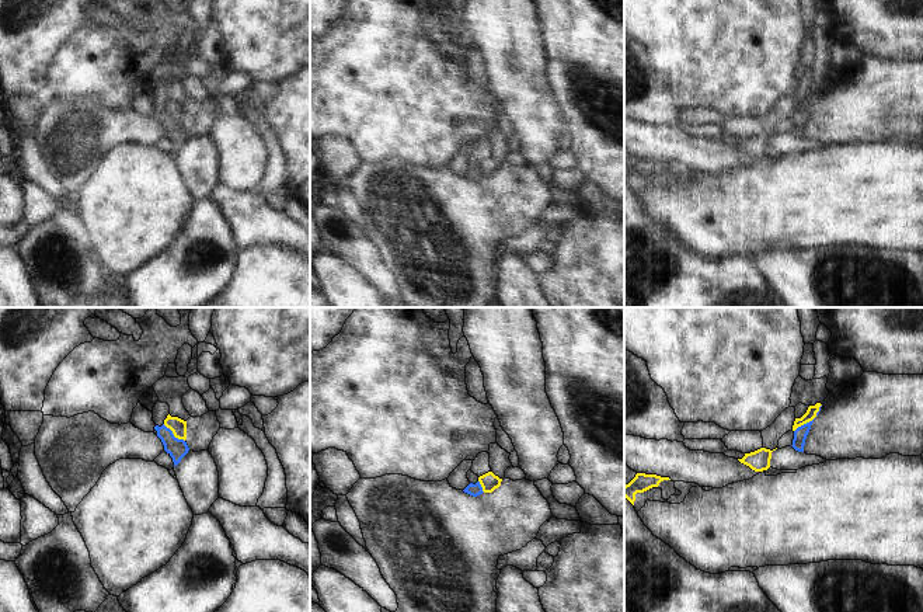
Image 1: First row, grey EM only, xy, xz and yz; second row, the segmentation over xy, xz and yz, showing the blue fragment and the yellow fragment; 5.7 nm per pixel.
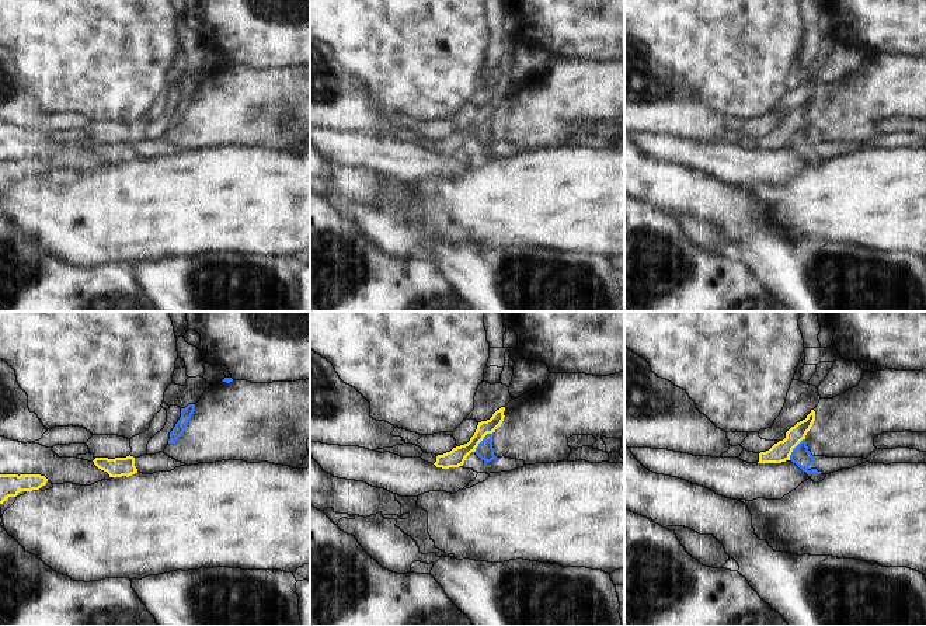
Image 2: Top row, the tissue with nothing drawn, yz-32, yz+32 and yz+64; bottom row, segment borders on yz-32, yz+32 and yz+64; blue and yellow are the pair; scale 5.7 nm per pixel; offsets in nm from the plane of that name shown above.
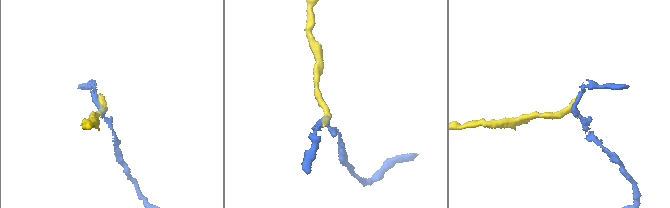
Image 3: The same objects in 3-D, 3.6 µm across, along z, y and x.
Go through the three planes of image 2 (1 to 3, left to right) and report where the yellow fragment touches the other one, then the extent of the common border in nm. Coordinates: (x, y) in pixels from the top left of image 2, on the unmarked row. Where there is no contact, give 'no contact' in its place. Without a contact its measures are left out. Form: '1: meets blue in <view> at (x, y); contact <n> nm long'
1: no contact
2: meets blue in yz+32 at (483, 125); contact 160 nm long
3: meets blue in yz+64 at (793, 135); contact 160 nm long

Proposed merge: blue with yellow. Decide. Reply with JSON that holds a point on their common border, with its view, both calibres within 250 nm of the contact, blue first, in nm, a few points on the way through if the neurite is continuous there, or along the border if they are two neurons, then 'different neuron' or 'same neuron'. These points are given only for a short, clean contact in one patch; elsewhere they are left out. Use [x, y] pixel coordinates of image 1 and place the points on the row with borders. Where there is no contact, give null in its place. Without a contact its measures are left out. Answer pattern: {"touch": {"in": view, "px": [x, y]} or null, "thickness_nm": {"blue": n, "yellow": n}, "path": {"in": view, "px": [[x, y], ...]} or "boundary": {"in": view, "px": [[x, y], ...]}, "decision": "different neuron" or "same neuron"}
{"touch": {"in": "xy", "px": [173, 434]}, "thickness_nm": {"blue": 110, "yellow": 90}, "boundary": {"in": "xy", "px": [[163, 424], [184, 441]]}, "decision": "different neuron"}

